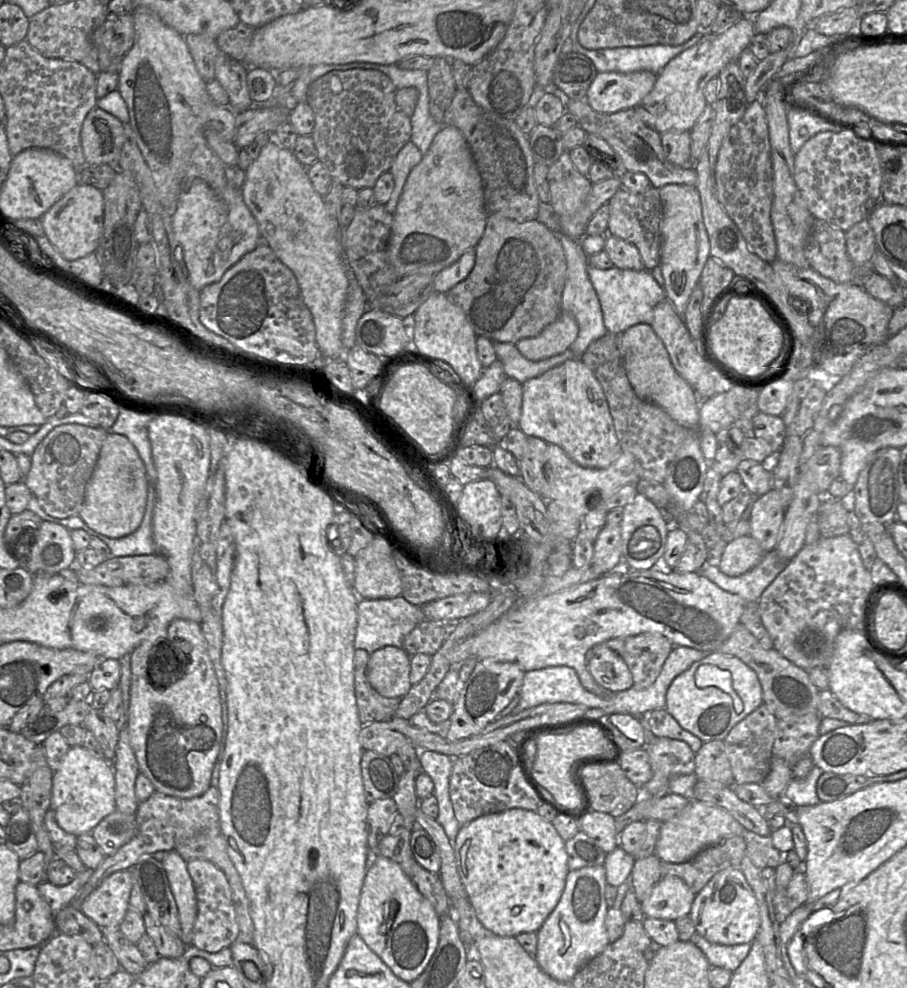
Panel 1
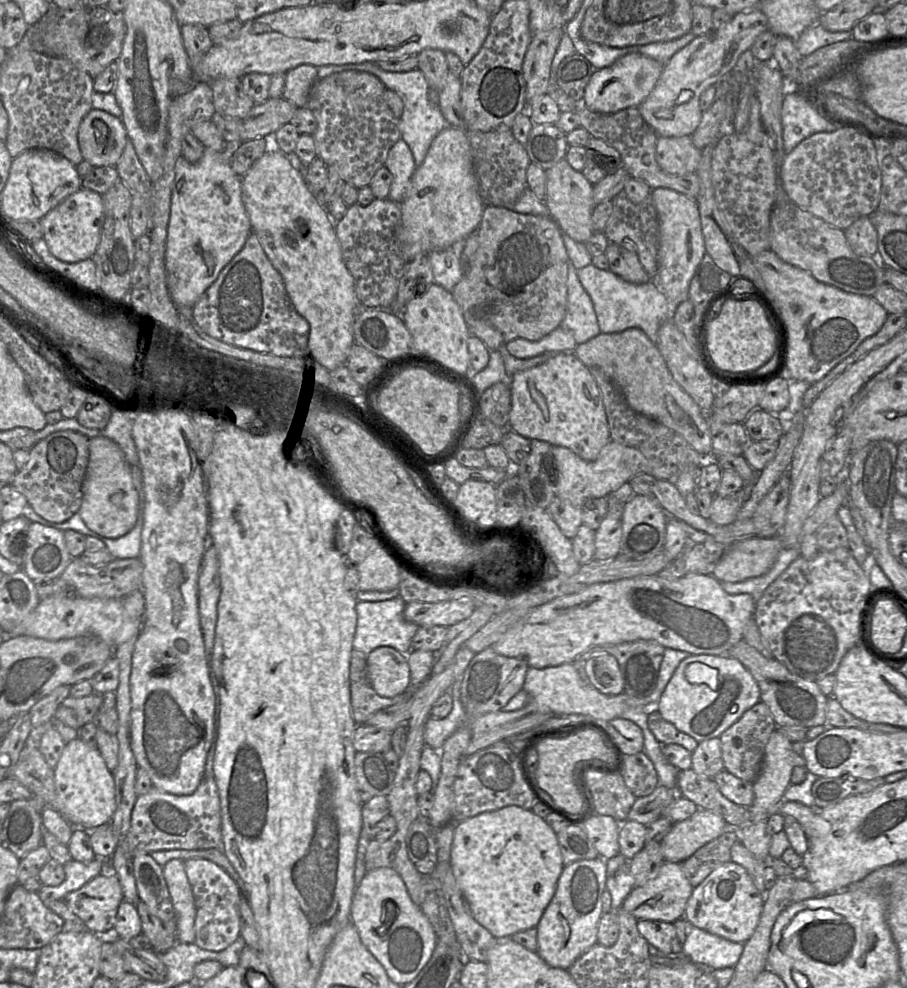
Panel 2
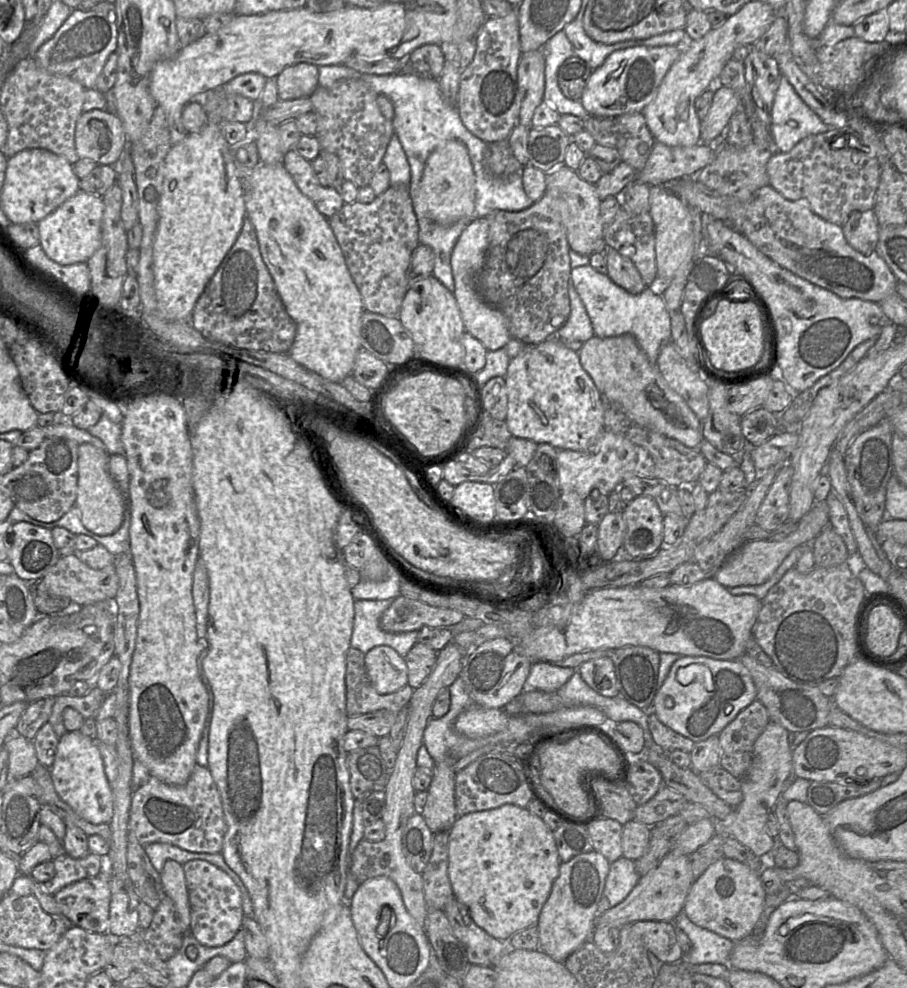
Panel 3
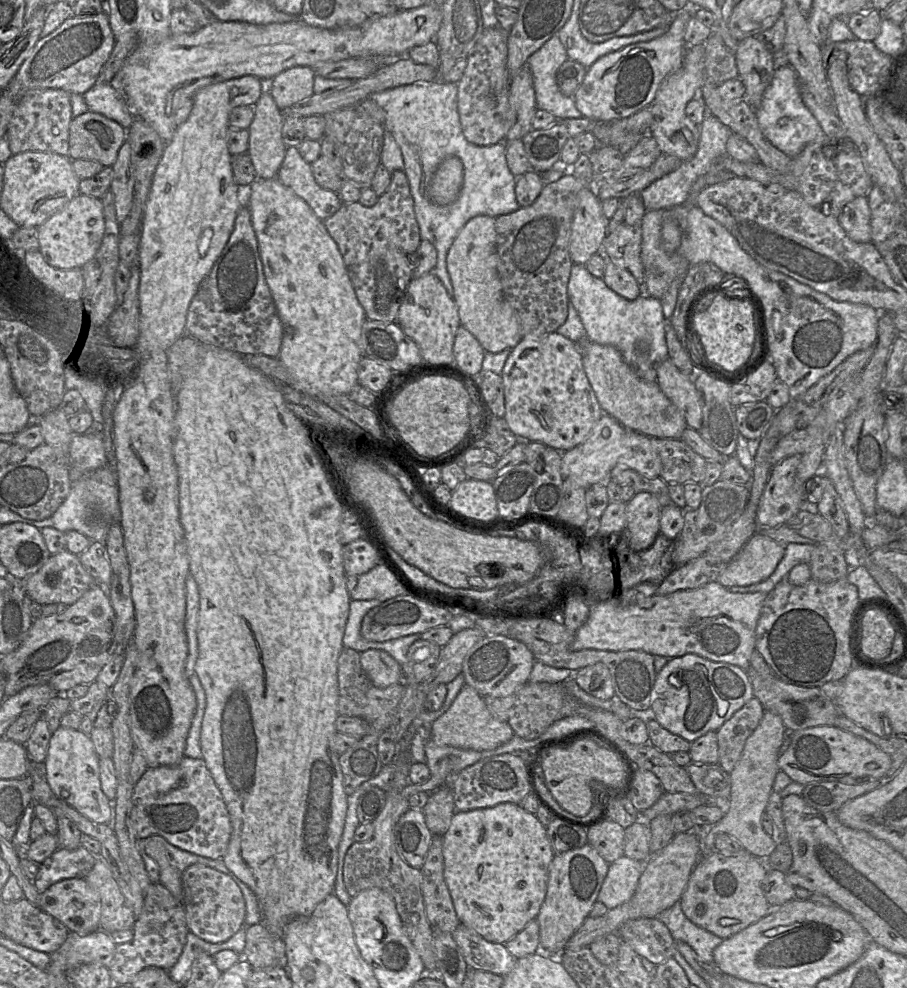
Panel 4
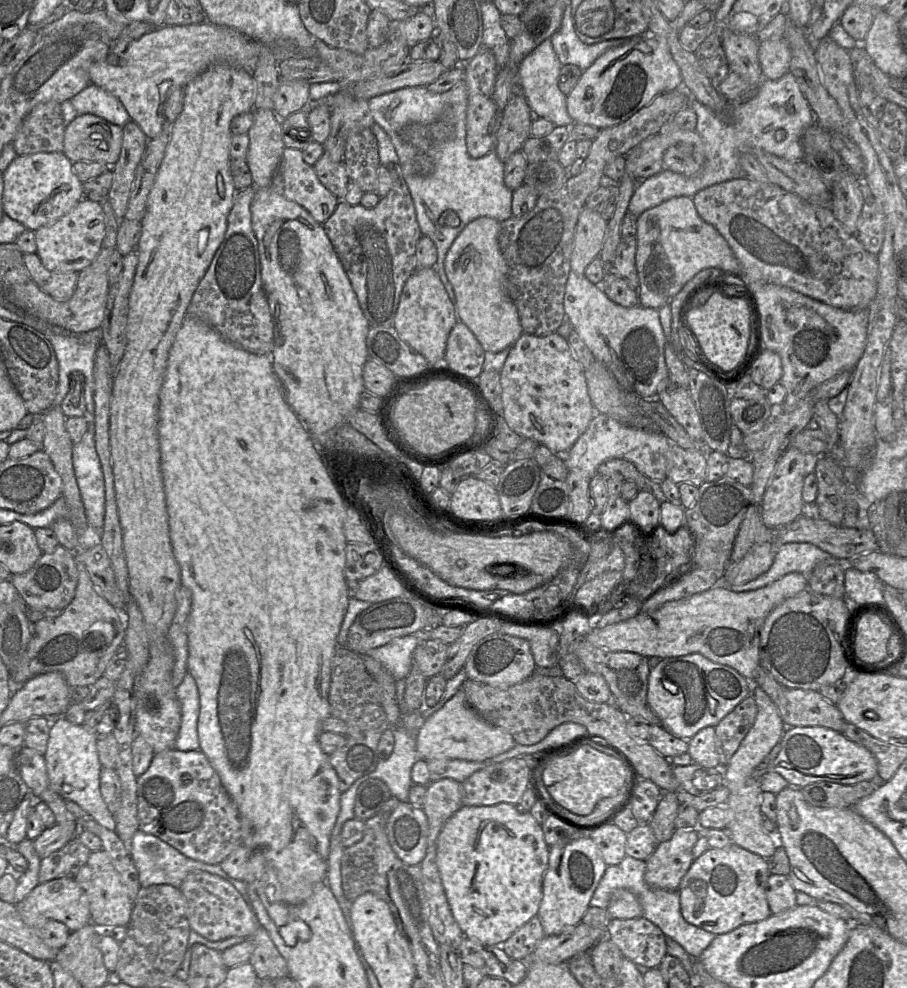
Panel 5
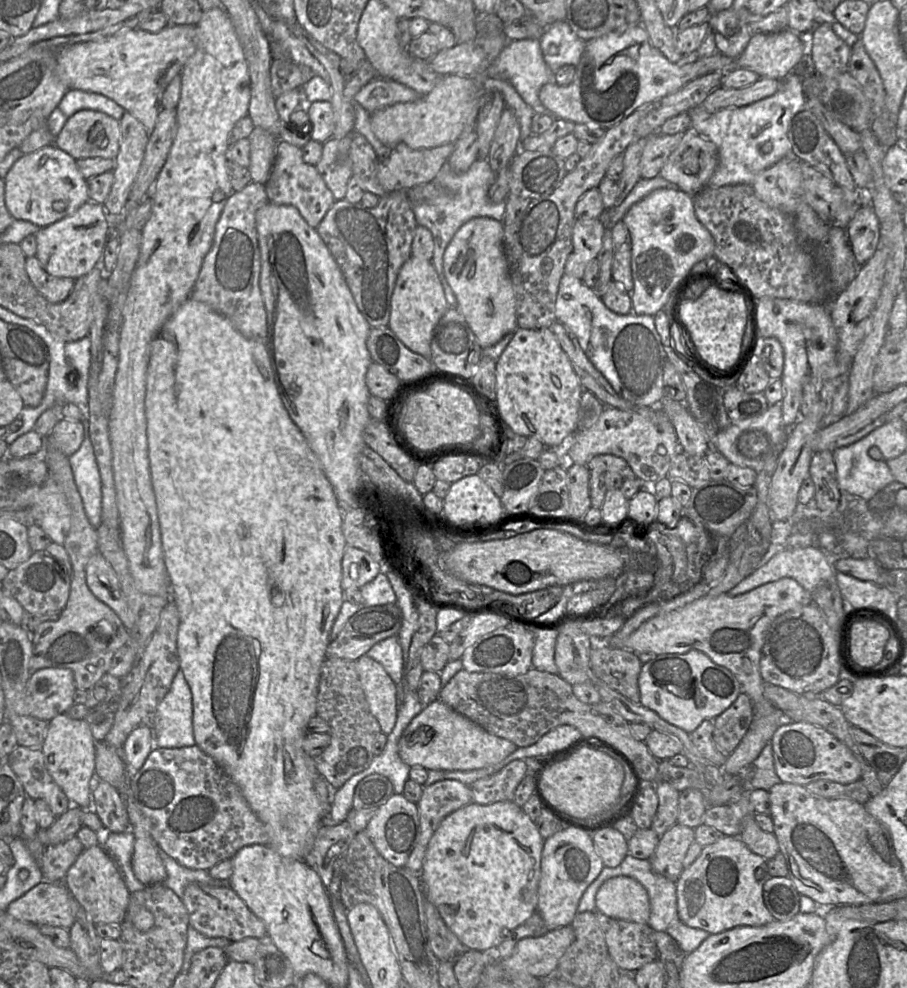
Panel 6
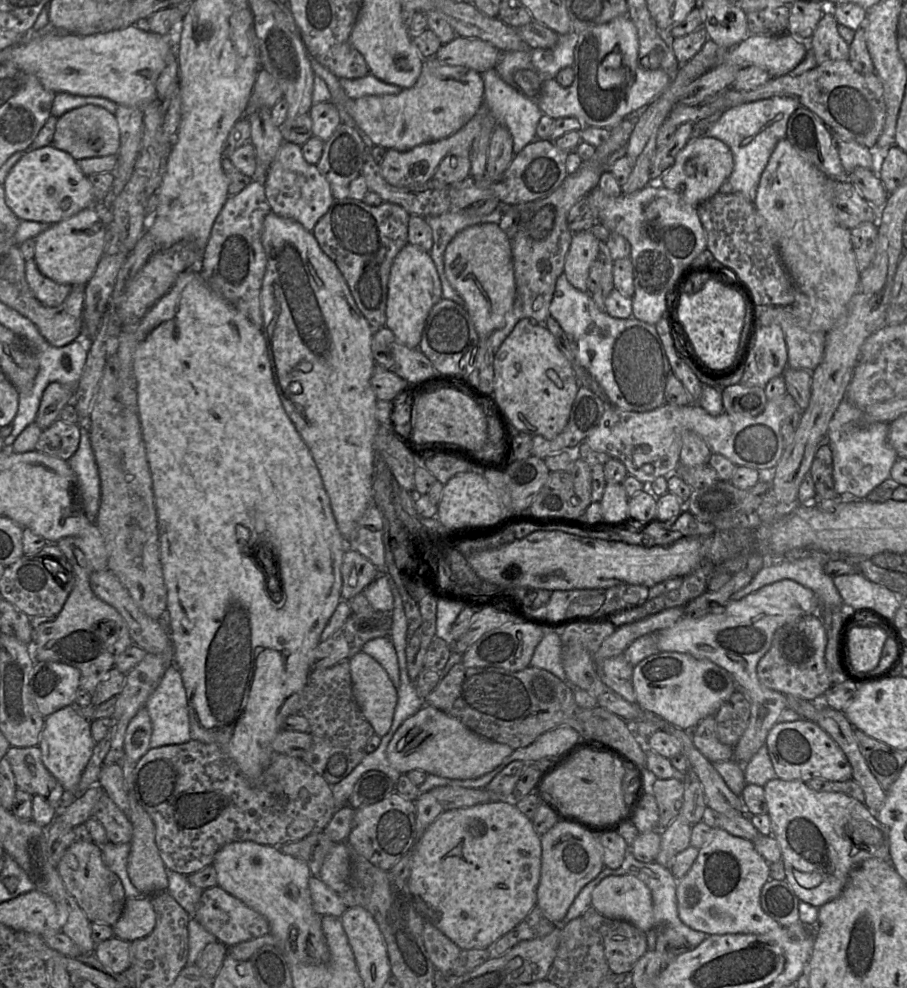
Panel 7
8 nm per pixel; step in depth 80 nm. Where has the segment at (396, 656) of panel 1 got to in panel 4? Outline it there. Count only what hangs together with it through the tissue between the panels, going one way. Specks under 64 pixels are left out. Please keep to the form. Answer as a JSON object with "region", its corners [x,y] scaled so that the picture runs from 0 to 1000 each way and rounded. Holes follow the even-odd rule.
{"region":[[[401,659],[397,669],[400,679],[415,695],[424,696],[444,689],[443,674],[427,660]]]}

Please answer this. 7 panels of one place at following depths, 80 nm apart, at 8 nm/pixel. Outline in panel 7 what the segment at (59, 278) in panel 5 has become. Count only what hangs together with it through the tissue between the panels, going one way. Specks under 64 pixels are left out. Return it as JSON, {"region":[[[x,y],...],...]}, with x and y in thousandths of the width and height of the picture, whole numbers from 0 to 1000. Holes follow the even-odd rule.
{"region":[[[37,262],[28,266],[29,283],[39,301],[52,311],[62,311],[69,307],[80,289],[61,285],[49,279]]]}

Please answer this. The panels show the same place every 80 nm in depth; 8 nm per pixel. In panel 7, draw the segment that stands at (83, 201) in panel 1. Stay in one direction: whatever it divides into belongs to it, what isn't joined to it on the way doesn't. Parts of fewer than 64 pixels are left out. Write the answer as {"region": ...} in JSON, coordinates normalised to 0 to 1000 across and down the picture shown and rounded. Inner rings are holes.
{"region":[[[103,209],[58,227],[39,240],[37,263],[44,275],[56,283],[79,289],[93,289],[115,258],[117,228]]]}

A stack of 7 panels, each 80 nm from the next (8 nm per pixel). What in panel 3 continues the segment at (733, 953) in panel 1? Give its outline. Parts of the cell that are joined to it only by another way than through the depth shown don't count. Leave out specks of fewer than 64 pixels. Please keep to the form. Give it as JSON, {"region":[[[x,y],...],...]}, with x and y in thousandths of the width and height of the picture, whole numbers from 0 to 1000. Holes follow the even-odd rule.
{"region":[[[753,921],[741,932],[762,952],[762,962],[754,965],[752,974],[761,976],[786,975],[803,977],[810,953],[765,935]]]}

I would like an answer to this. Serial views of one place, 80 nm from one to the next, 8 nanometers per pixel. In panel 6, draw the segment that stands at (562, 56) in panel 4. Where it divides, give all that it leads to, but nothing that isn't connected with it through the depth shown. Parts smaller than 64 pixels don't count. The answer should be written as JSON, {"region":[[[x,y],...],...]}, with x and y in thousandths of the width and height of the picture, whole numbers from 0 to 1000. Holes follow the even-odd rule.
{"region":[[[595,39],[560,41],[541,67],[538,68],[538,76],[563,86],[591,116],[604,114],[594,100],[594,93],[601,85],[612,84],[612,73],[600,62]]]}

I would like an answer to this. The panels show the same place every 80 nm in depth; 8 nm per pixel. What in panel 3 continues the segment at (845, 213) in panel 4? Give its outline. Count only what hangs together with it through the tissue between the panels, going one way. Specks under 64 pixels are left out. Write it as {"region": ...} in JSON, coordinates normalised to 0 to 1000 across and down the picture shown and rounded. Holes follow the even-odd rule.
{"region":[[[963,212],[940,214],[928,229],[935,247],[953,258],[958,258],[965,253],[969,231]]]}

